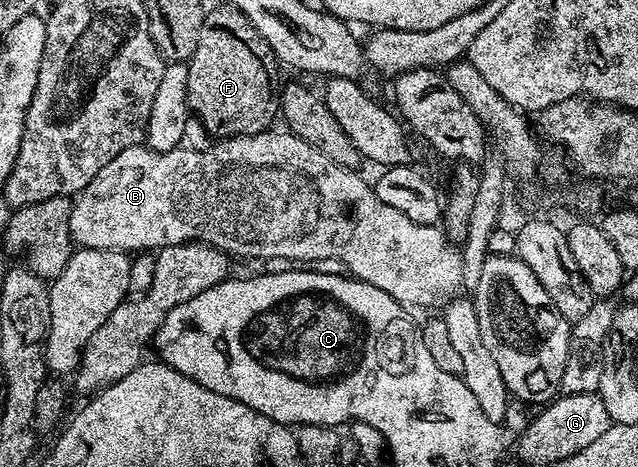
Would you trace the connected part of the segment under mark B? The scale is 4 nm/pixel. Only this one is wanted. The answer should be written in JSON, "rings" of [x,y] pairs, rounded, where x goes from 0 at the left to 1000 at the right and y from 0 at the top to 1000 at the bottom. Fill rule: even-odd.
{"rings":[[[415,281],[411,285],[400,285],[397,293],[361,293],[356,298],[345,298],[337,304],[339,313],[334,319],[292,319],[292,315],[281,315],[276,319],[263,321],[259,328],[245,328],[243,321],[232,315],[230,308],[221,306],[218,310],[205,310],[197,315],[197,323],[191,323],[179,340],[172,340],[172,349],[166,349],[166,358],[160,358],[154,366],[154,375],[147,375],[147,383],[135,403],[127,405],[118,428],[113,430],[113,450],[110,452],[110,503],[114,518],[121,527],[133,533],[187,533],[190,537],[249,537],[266,529],[268,525],[284,525],[293,516],[317,516],[323,525],[334,525],[337,533],[346,533],[351,542],[357,544],[359,552],[371,555],[382,550],[409,550],[411,555],[429,555],[431,548],[440,555],[461,557],[466,563],[489,563],[483,559],[534,559],[541,567],[544,582],[561,602],[572,602],[586,615],[592,615],[599,623],[605,623],[613,636],[624,647],[624,651],[635,657],[647,657],[646,653],[685,653],[694,655],[704,640],[716,634],[723,625],[726,589],[726,555],[723,550],[723,535],[713,522],[702,514],[697,505],[694,488],[688,480],[680,482],[657,482],[649,478],[649,469],[636,469],[636,460],[630,460],[630,452],[618,452],[618,443],[605,443],[605,435],[599,435],[599,426],[592,426],[588,403],[582,394],[577,396],[563,377],[566,375],[560,364],[544,362],[530,349],[524,349],[511,332],[505,332],[505,323],[498,323],[498,315],[486,315],[486,306],[480,306],[480,298],[467,298],[461,287],[440,281]]]}

